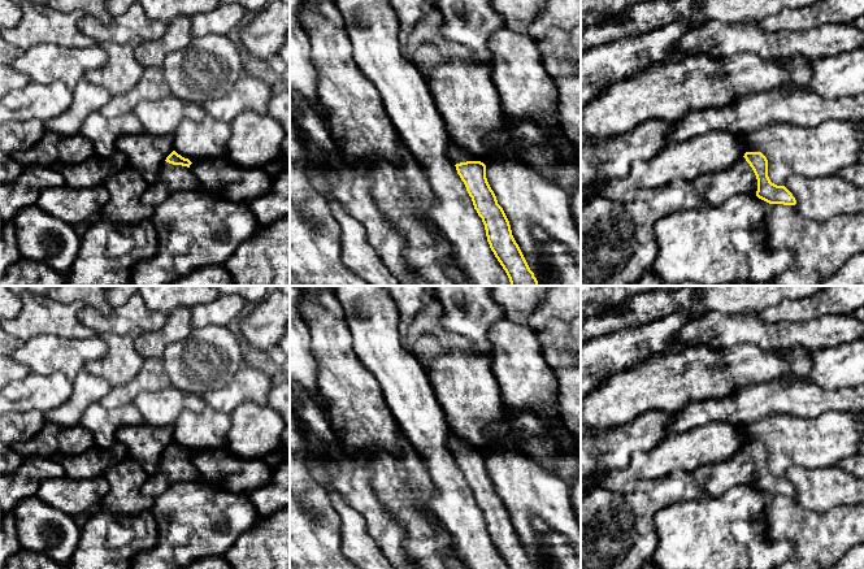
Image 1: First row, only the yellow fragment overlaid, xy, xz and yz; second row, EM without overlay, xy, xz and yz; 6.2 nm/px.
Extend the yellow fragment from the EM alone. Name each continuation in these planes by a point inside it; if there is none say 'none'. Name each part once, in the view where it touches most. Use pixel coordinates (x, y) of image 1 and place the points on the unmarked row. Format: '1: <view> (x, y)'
1: yz (715, 480)

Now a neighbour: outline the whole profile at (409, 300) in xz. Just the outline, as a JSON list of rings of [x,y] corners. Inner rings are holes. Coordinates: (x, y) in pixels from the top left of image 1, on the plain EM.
[[[382,286],[394,300],[398,310],[398,330],[405,340],[408,348],[417,356],[422,365],[443,353],[443,347],[434,334],[418,336],[408,343],[408,329],[414,316],[421,312],[429,301],[424,286]]]

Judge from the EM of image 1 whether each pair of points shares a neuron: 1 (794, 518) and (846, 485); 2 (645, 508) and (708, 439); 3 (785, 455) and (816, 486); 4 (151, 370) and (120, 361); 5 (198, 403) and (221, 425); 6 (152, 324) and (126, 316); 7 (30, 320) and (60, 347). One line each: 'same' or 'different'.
1: different
2: different
3: different
4: different
5: different
6: same
7: different

